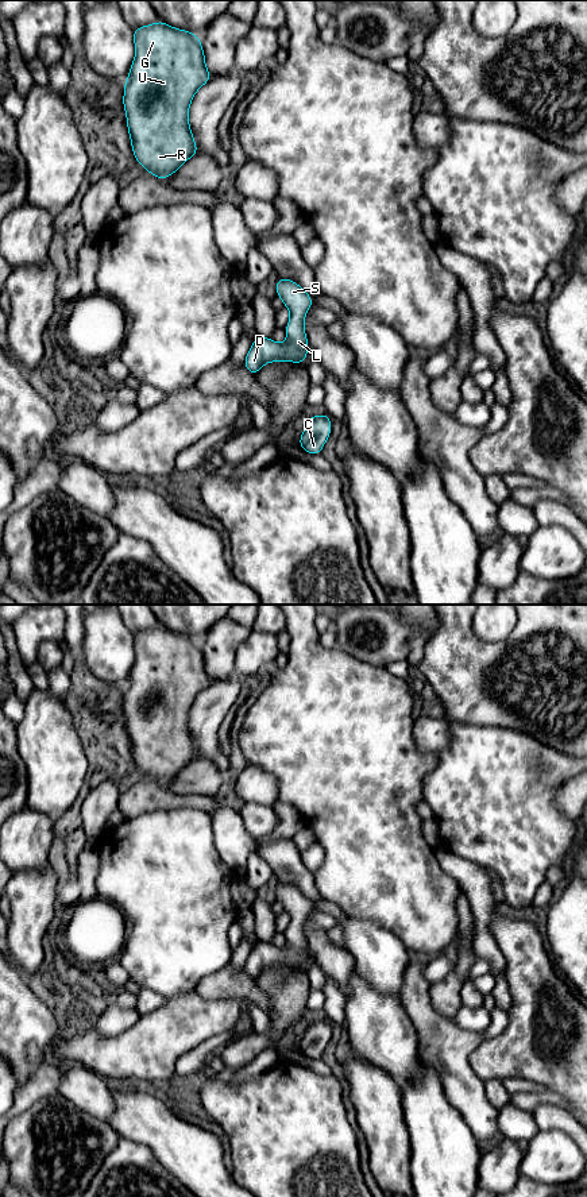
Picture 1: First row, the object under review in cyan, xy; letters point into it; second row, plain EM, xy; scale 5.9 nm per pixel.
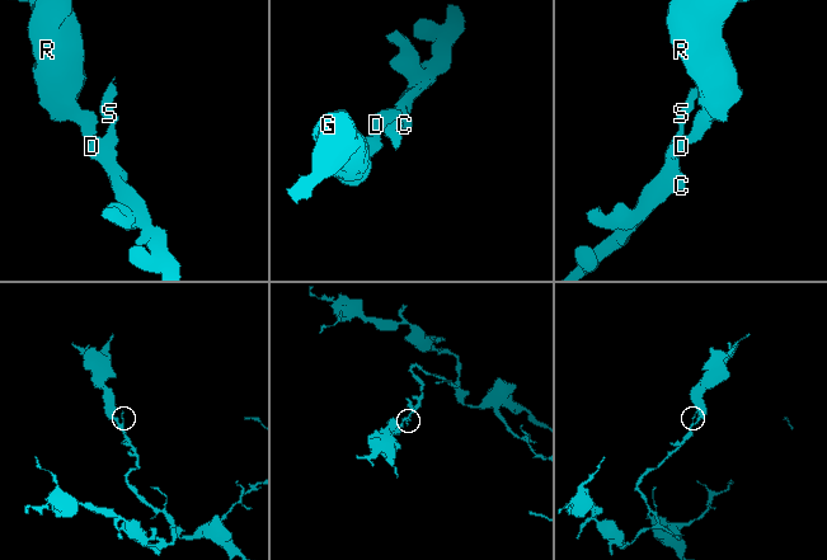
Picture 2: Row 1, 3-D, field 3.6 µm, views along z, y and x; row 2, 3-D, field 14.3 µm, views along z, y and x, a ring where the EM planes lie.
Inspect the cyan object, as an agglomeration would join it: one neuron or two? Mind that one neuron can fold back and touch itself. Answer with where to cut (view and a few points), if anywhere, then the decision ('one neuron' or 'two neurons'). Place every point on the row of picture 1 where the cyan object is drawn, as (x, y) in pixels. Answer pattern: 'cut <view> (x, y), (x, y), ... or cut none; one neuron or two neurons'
cut none; one neuron

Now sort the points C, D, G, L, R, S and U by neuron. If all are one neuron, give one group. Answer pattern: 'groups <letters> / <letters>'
groups C D G L R S U

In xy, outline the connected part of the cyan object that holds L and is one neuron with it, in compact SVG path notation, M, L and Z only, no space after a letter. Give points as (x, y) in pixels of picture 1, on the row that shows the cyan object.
M278 278L275 294L282 298L283 306L290 310L290 320L285 327L287 340L278 344L271 337L259 336L252 341L243 364L254 377L256 377L262 366L270 362L306 363L309 345L304 321L309 308L313 305L313 297L297 282L287 278Z

